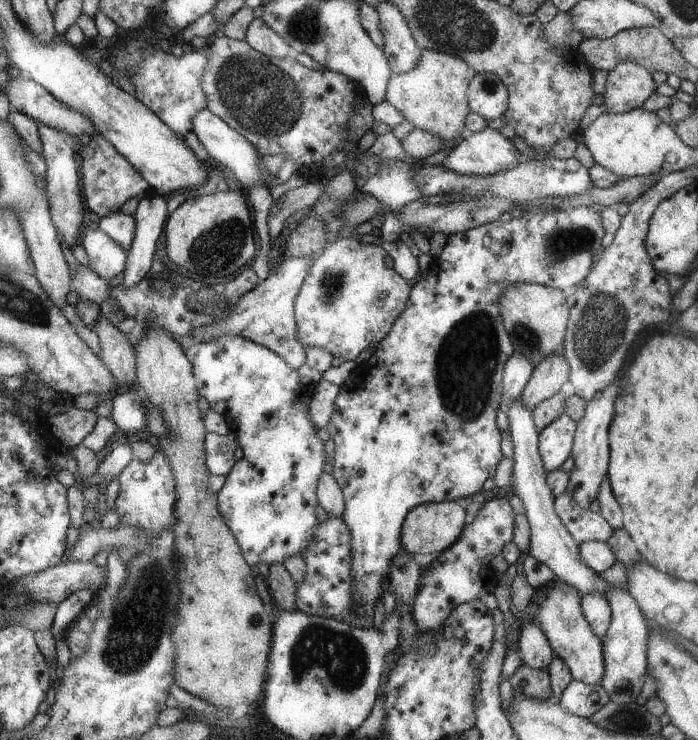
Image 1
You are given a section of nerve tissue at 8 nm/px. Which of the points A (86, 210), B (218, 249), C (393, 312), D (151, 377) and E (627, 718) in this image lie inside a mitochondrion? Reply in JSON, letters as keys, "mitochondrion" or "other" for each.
{"A":"other","B":"mitochondrion","C":"other","D":"other","E":"mitochondrion"}

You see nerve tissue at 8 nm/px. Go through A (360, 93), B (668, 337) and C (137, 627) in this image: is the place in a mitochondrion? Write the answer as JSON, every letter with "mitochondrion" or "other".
{"A":"other","B":"other","C":"mitochondrion"}

